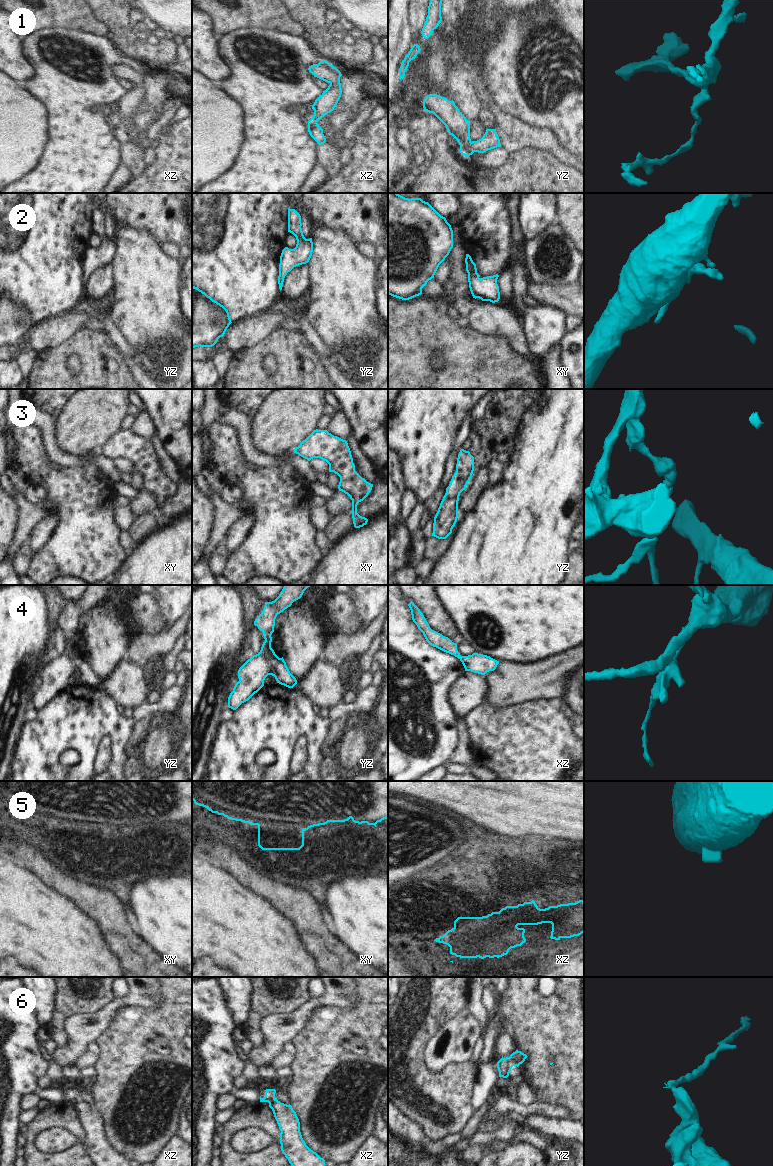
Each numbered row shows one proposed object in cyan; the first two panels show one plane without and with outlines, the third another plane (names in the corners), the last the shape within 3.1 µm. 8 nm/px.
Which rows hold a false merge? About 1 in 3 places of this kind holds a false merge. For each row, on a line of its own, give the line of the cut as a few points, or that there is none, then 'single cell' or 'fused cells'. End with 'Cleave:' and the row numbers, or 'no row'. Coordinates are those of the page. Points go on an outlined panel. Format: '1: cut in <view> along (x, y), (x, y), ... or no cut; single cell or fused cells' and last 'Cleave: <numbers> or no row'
1: no cut; single cell
2: no cut; single cell
3: no cut; single cell
4: cut in yz along (270, 635), (265, 640); fused cells
5: no cut; single cell
6: cut in yz along (508, 1057), (513, 1065); fused cells
Cleave: 4, 6

